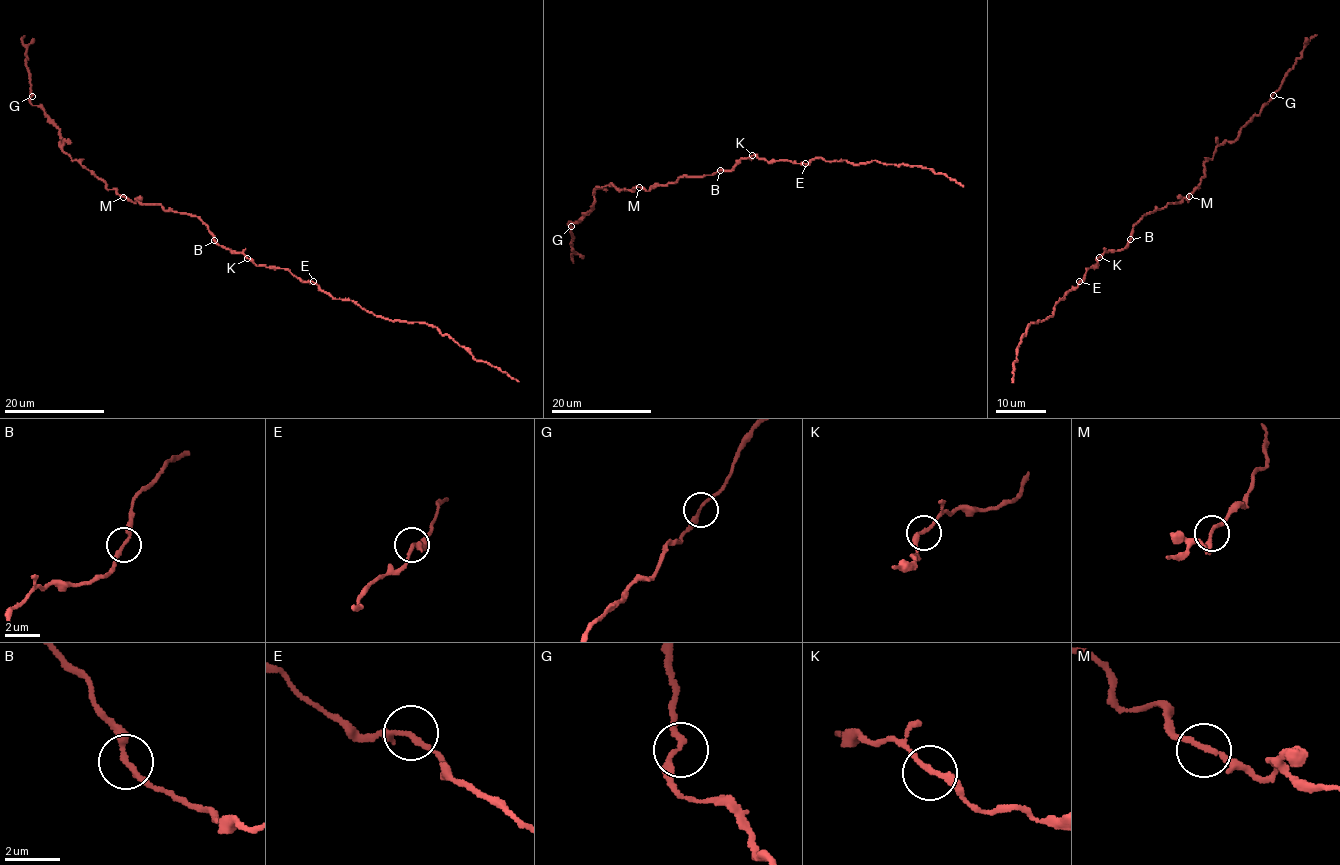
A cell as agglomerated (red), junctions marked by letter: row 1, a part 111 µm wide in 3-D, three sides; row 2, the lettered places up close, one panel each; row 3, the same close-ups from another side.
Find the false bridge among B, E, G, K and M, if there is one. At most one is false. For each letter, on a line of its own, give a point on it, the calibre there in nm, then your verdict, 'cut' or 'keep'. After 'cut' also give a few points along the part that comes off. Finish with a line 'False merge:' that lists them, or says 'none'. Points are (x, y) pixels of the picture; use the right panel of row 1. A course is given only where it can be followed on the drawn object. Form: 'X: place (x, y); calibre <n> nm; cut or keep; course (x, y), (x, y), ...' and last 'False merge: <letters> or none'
B: place (1130, 239); calibre 190 nm; keep
E: place (1079, 281); calibre 200 nm; keep
G: place (1273, 95); calibre 200 nm; keep
K: place (1099, 257); calibre 170 nm; keep
M: place (1189, 196); calibre 180 nm; keep
False merge: none

